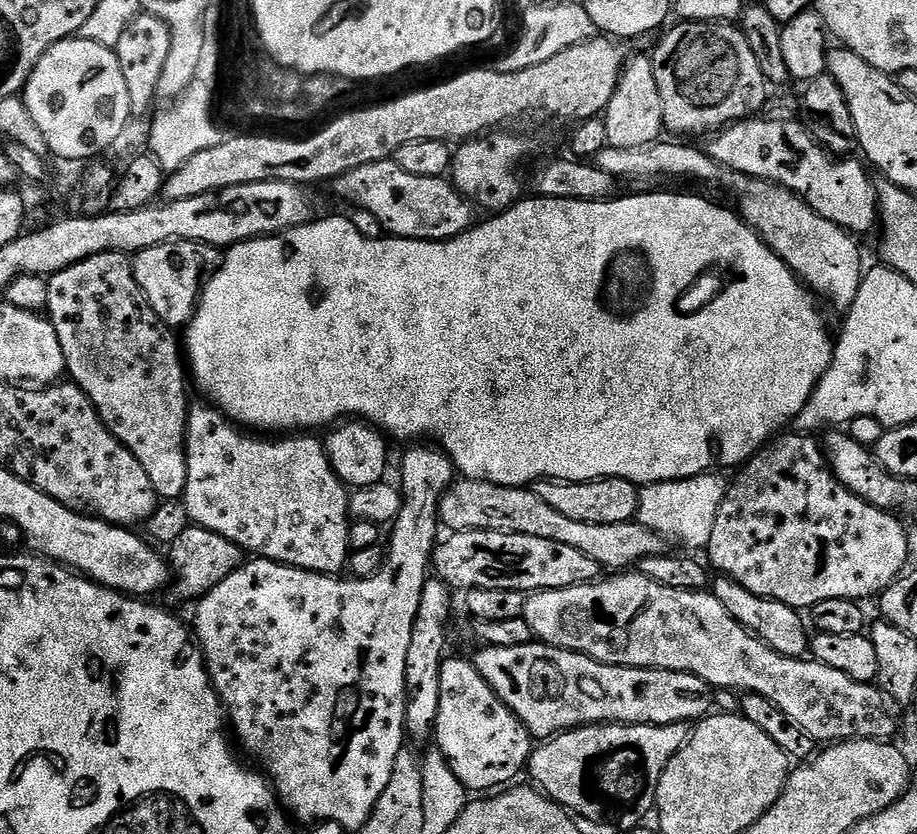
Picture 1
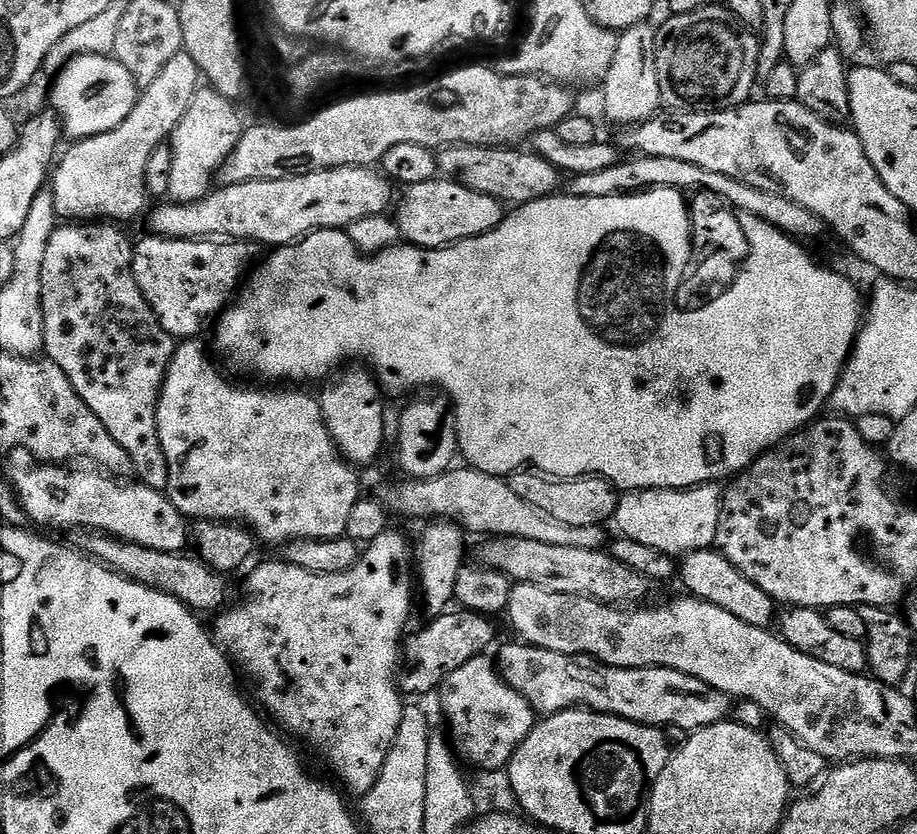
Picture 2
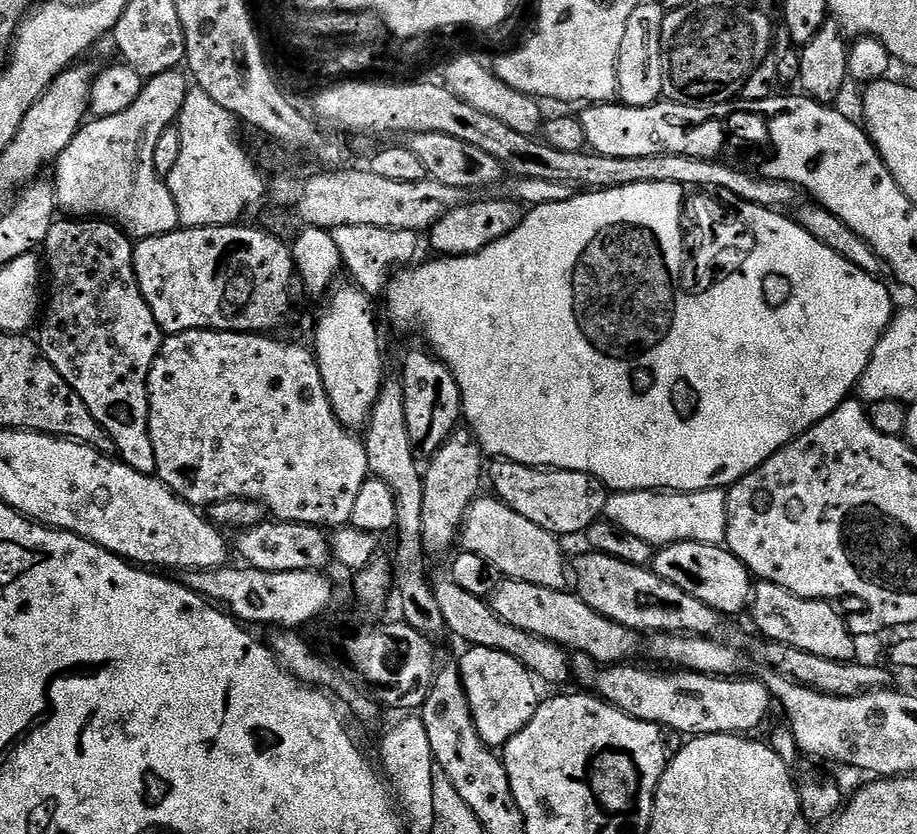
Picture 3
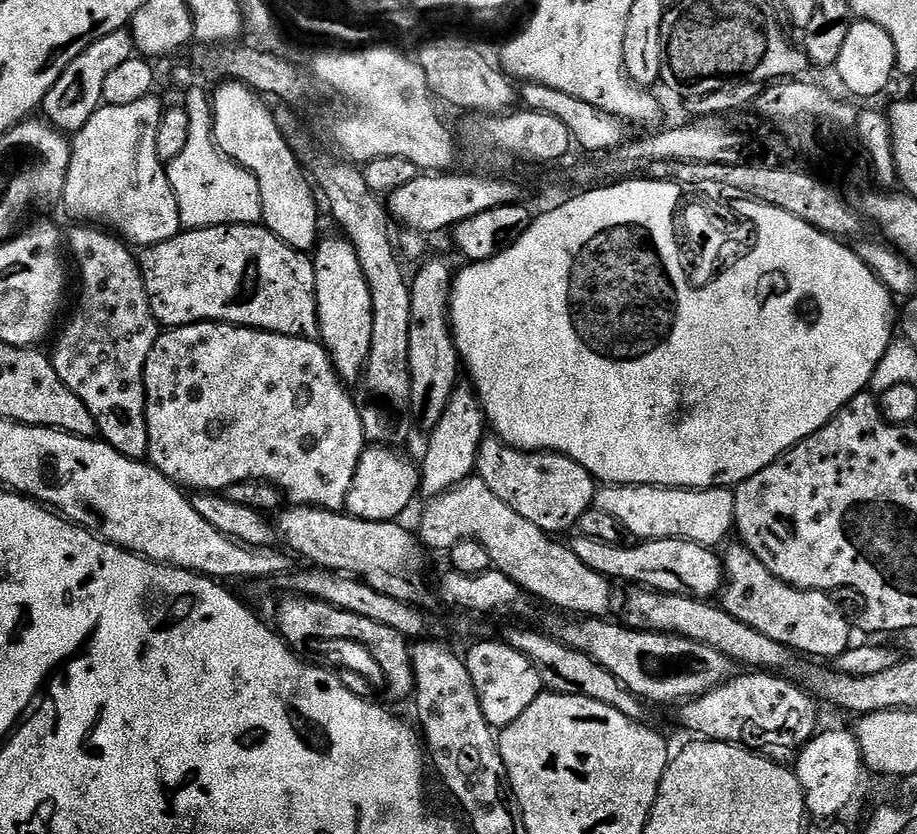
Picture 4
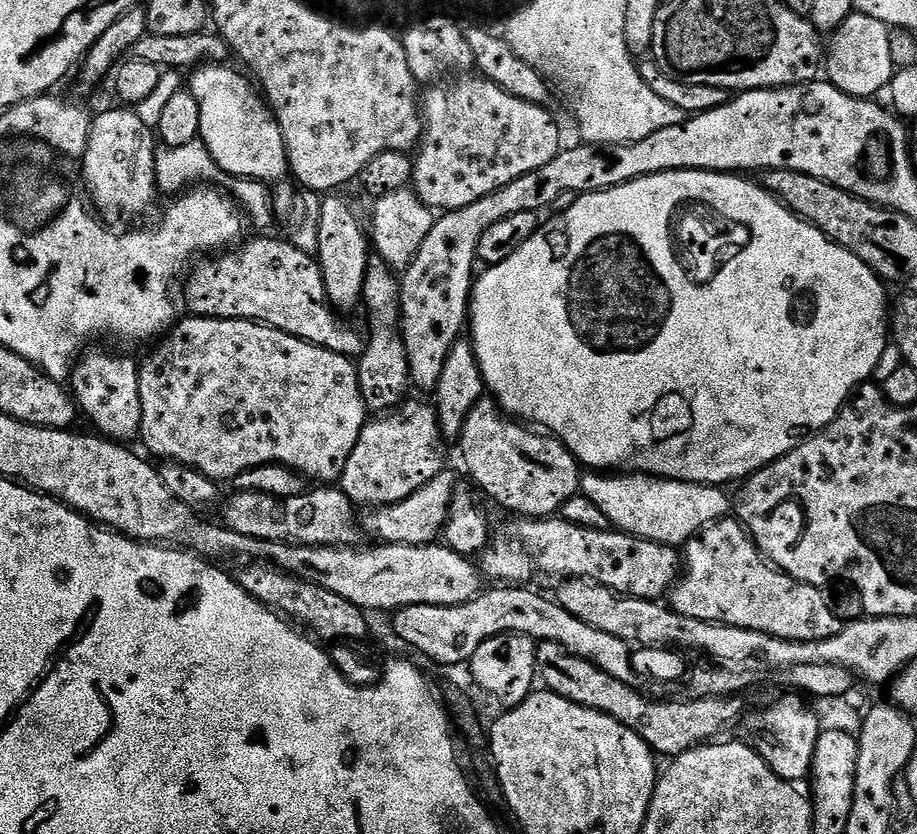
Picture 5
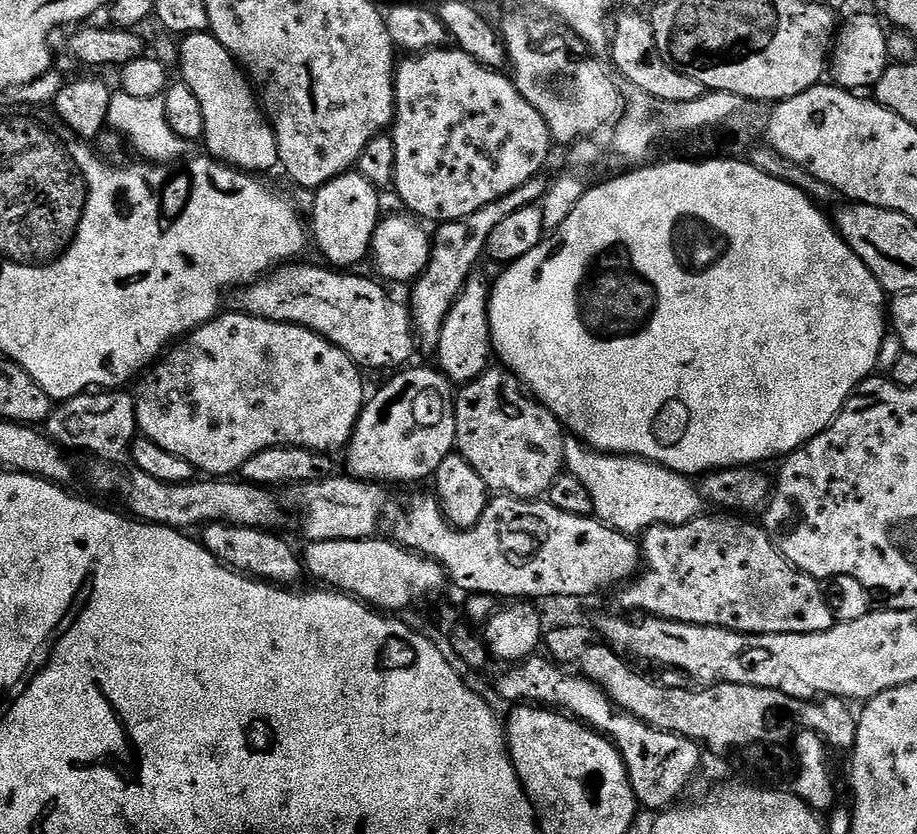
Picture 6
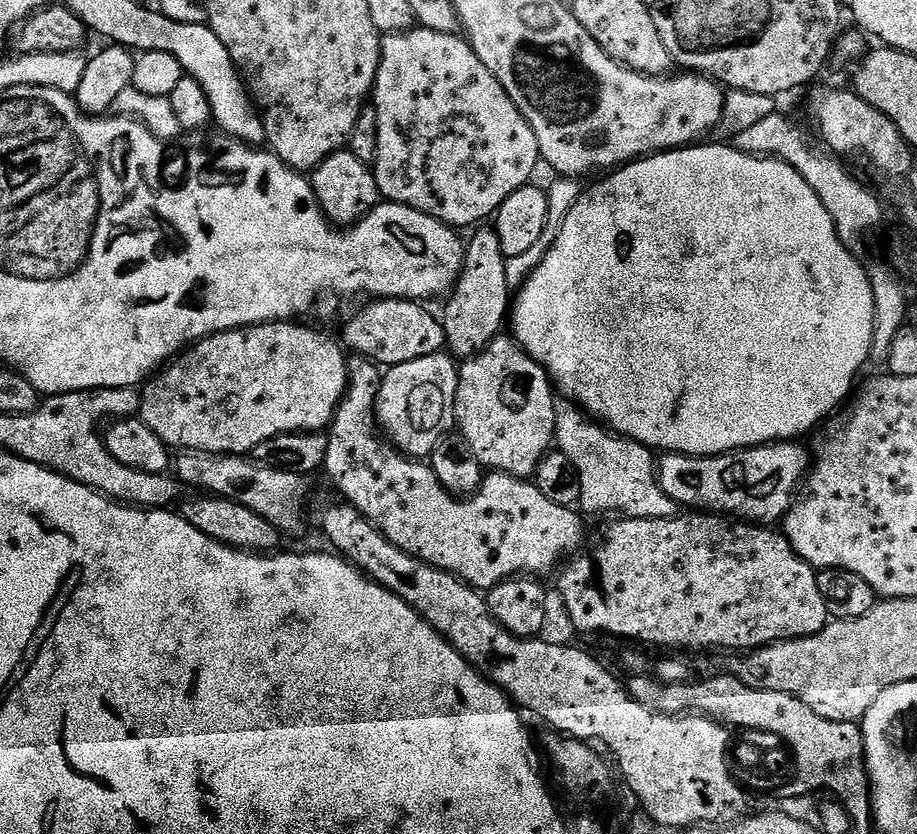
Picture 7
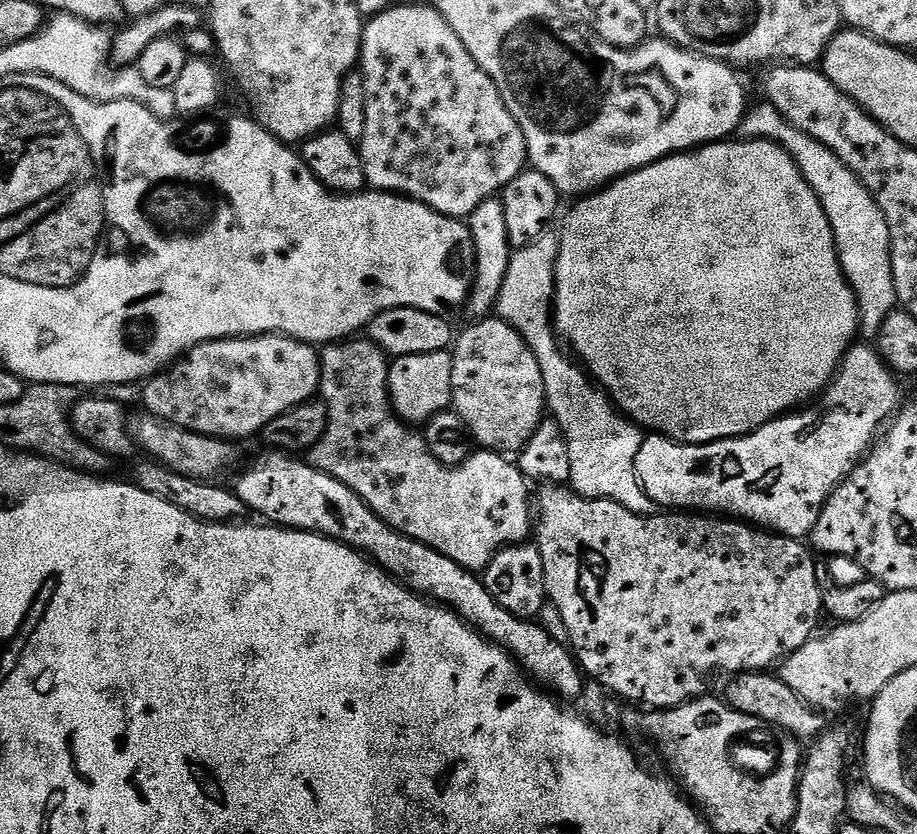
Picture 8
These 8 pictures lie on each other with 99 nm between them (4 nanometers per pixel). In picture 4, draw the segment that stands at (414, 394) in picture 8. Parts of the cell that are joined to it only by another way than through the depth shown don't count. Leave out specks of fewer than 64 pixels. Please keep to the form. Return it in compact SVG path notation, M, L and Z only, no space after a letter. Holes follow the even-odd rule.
M368 446L365 447L362 458L358 462L358 470L354 470L354 482L350 482L350 494L346 494L344 508L348 515L357 516L366 522L396 522L400 515L412 504L412 499L417 499L420 490L420 469L415 463L403 460L397 449L392 446Z

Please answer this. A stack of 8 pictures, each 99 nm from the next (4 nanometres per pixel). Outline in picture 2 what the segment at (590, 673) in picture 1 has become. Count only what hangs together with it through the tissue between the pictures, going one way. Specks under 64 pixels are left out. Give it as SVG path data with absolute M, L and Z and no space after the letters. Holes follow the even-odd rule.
M515 642L508 644L500 652L498 667L504 681L522 698L530 702L530 706L541 717L553 716L555 712L565 712L567 708L586 708L594 712L604 712L608 716L620 716L624 720L632 720L636 724L649 726L665 726L673 724L676 728L685 728L685 733L697 732L700 728L709 728L715 724L723 724L729 719L728 711L734 704L733 697L722 690L714 690L706 682L694 678L690 674L682 674L669 668L611 668L598 660L567 656L554 650L536 648L532 644Z

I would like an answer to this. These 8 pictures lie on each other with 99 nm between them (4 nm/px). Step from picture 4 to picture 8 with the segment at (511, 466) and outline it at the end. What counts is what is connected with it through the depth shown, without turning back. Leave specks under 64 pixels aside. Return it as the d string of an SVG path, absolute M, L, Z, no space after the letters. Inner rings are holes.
M480 318L465 330L464 333L457 335L454 340L454 347L451 349L452 354L452 408L466 422L466 426L472 432L472 439L481 449L489 452L498 452L501 454L516 454L521 448L524 448L530 438L540 425L541 420L546 416L546 401L544 398L544 383L542 382L542 370L538 370L538 358L534 358L534 354L530 350L530 346L526 346L526 342L522 338L522 334L518 334L518 330L514 330L514 326L510 326L504 320L499 318Z

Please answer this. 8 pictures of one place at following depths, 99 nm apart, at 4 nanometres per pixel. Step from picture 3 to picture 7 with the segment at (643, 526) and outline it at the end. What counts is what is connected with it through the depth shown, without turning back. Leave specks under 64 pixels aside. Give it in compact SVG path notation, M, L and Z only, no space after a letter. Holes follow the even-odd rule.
M567 398L556 401L554 444L559 451L566 454L566 458L570 458L570 462L574 462L574 470L578 470L578 478L582 482L579 507L585 513L616 512L612 514L619 514L629 520L661 520L677 515L677 504L660 485L653 449L613 434L605 425L589 418L583 408Z

